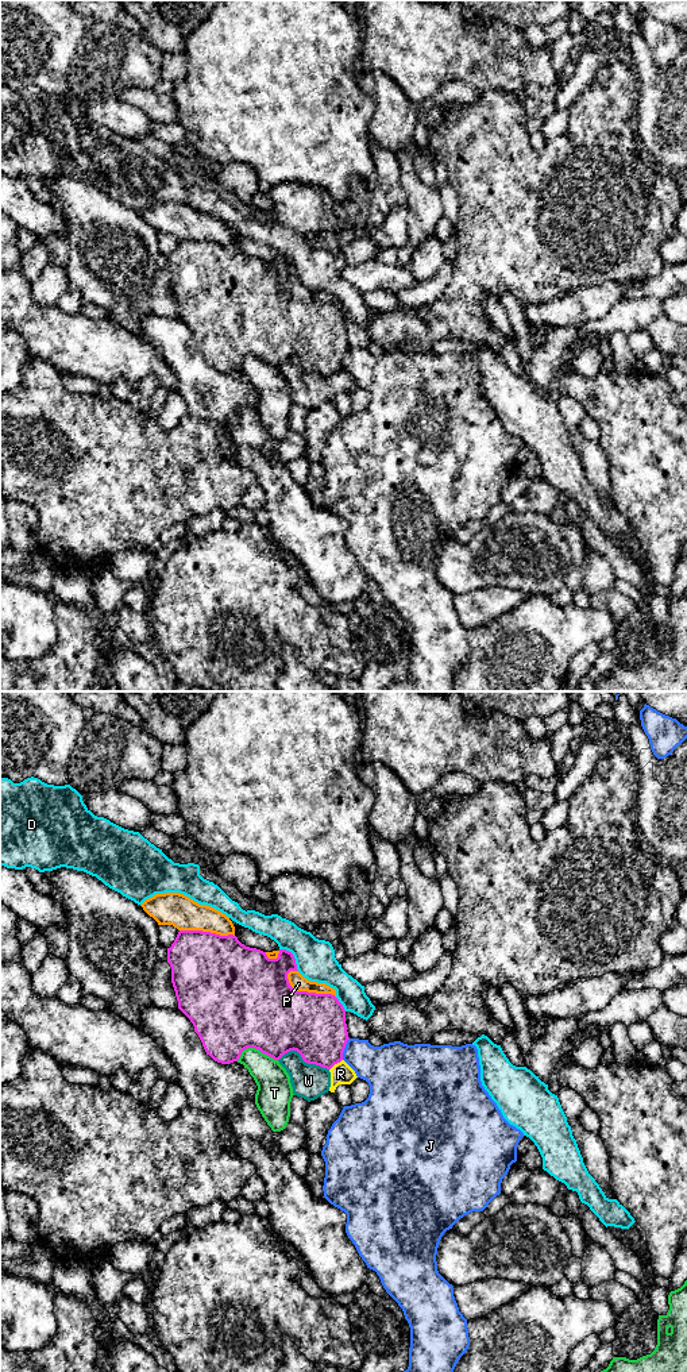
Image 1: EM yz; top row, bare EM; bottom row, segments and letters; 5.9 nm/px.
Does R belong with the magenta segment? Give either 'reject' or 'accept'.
reject

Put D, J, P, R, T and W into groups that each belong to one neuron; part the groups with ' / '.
D / J / P / R W / T

